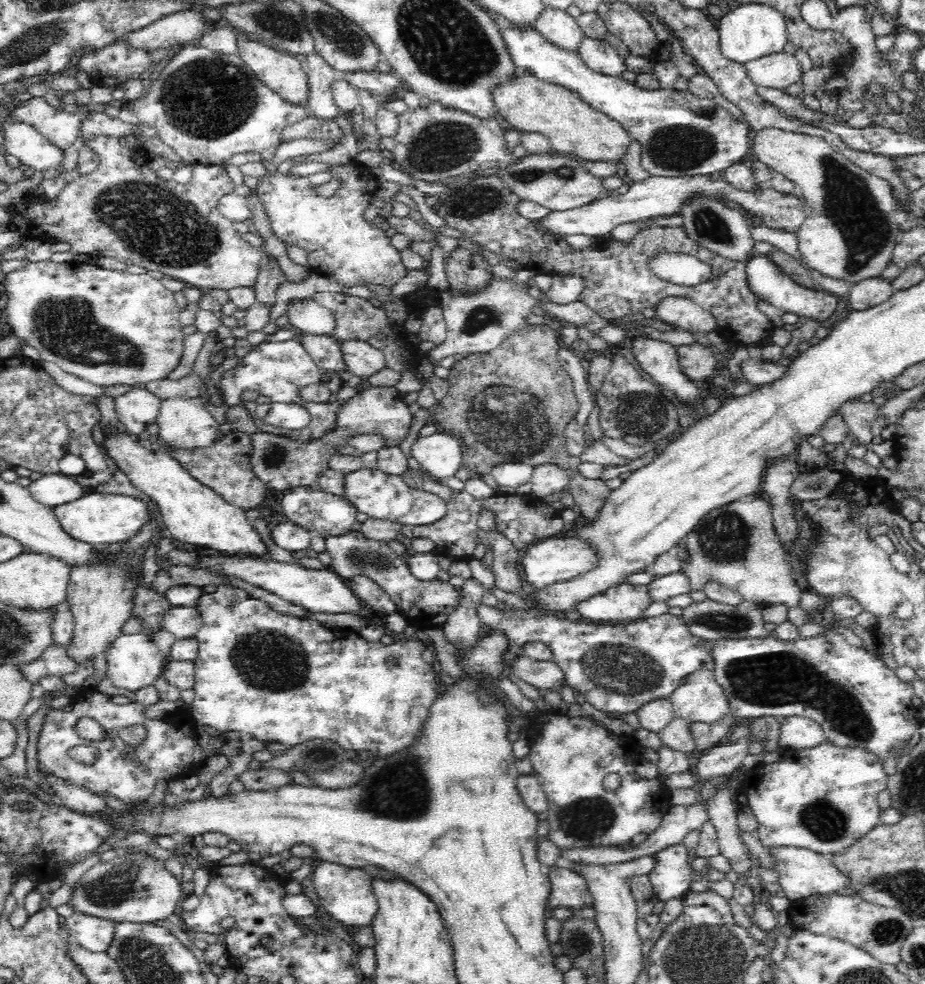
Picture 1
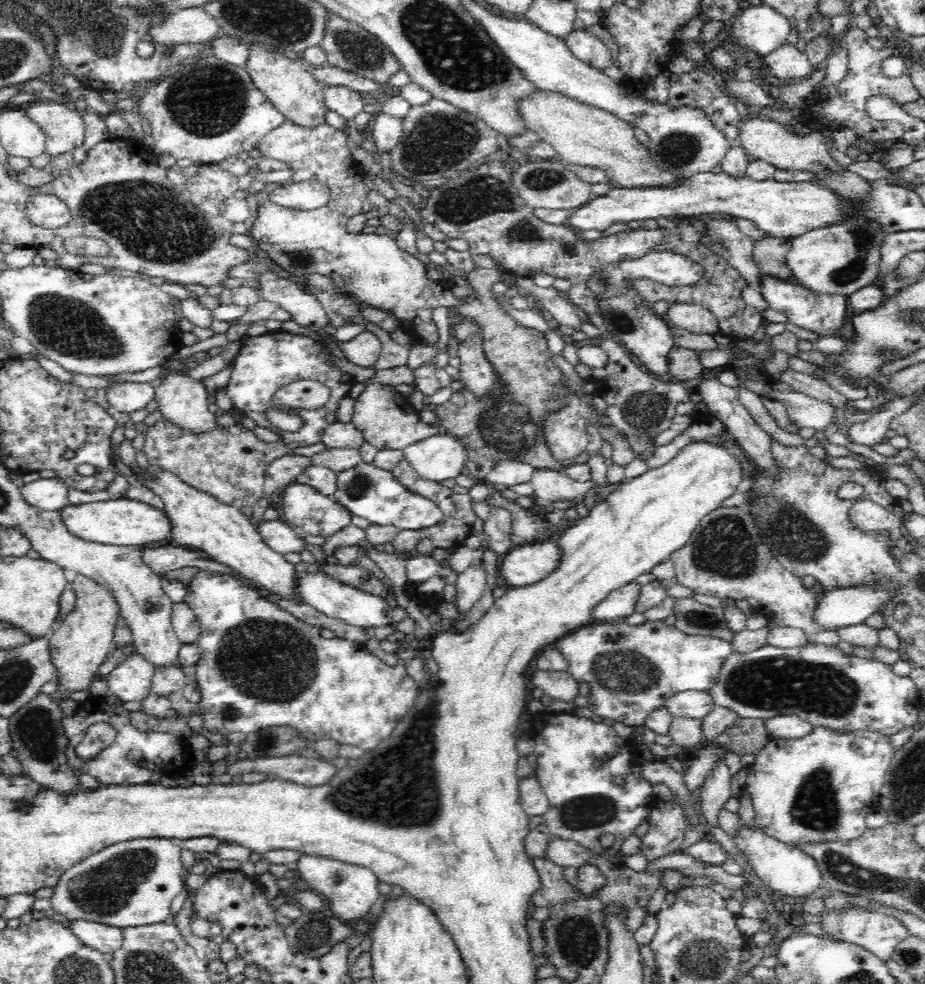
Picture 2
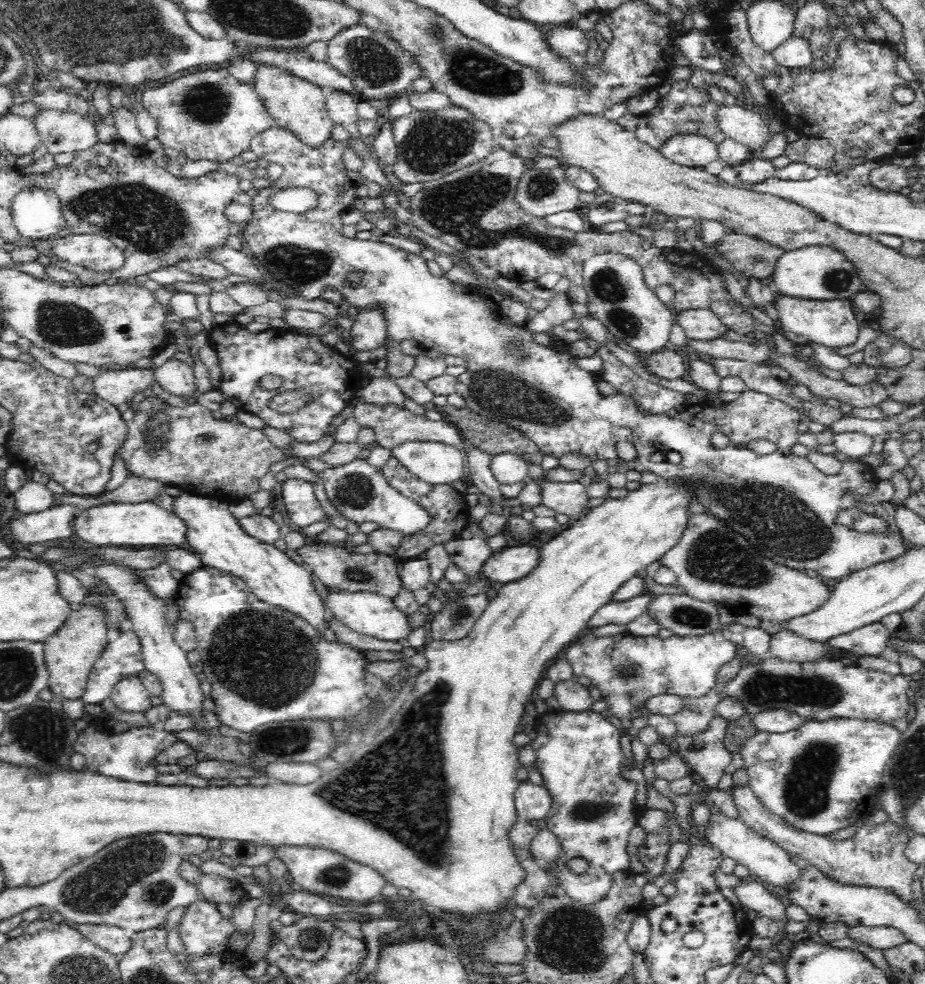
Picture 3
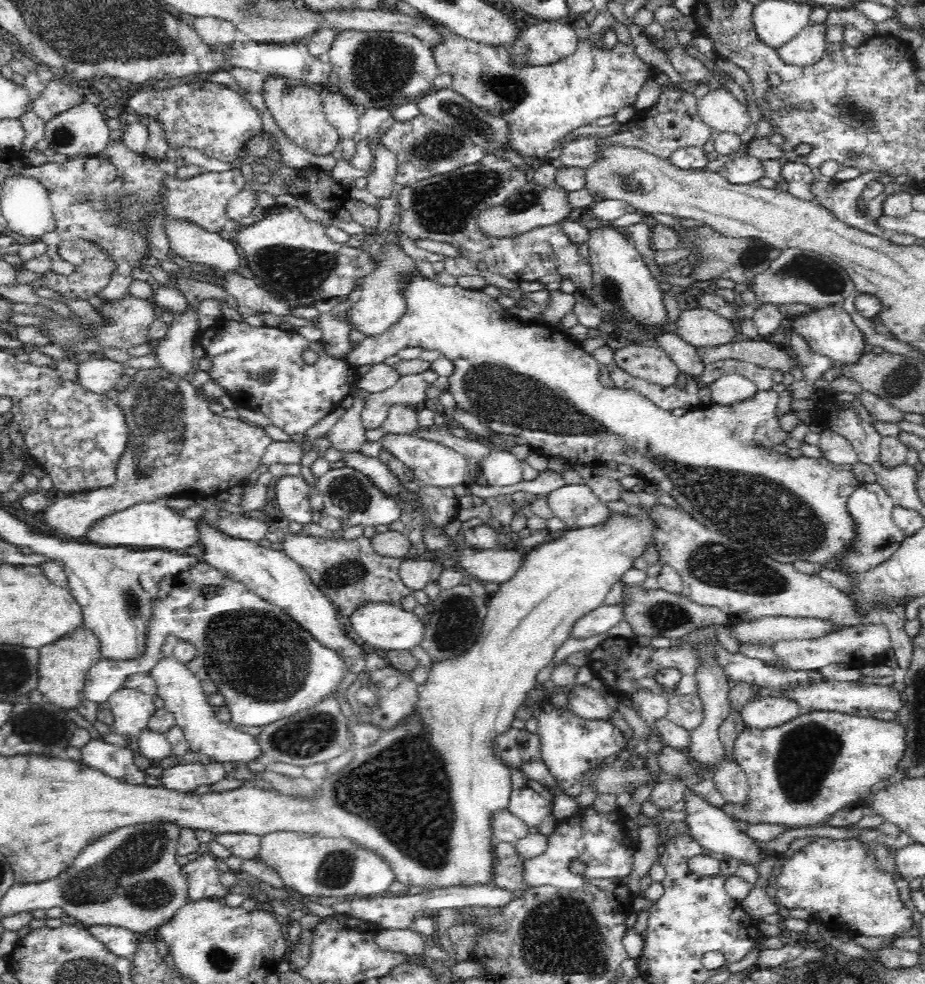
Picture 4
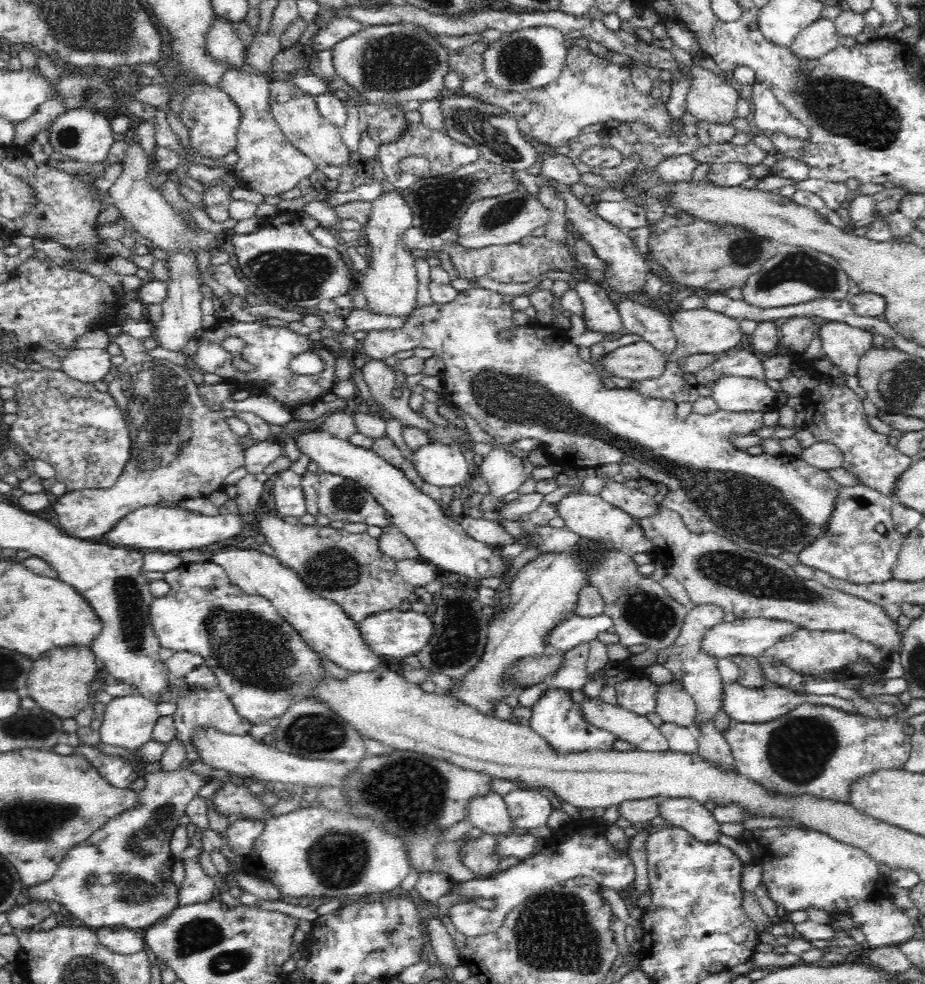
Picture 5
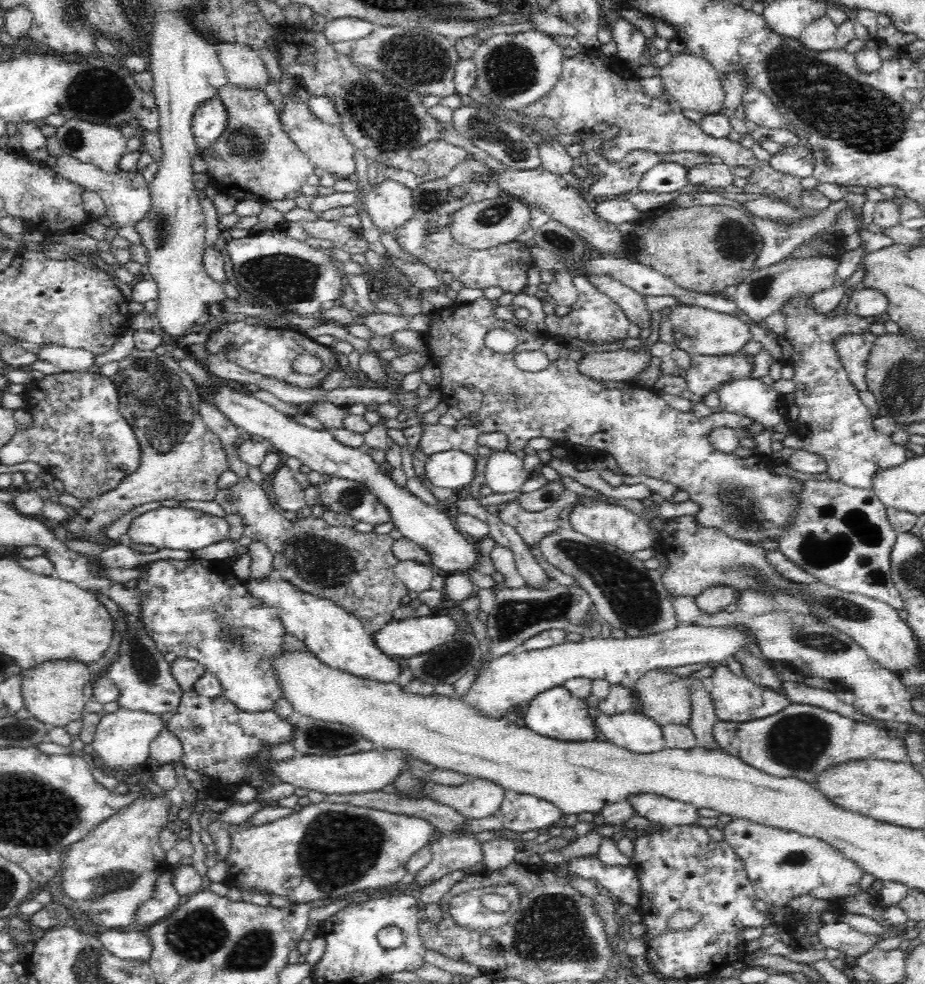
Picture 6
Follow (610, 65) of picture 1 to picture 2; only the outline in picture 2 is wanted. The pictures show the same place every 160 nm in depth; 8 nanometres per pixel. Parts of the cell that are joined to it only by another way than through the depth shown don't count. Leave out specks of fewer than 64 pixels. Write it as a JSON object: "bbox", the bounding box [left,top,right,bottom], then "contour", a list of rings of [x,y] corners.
{"bbox":[562,29,612,70],"contour":[[[574,29],[562,38],[563,45],[578,60],[594,68],[604,70],[612,64],[612,52],[607,44],[584,29]]]}

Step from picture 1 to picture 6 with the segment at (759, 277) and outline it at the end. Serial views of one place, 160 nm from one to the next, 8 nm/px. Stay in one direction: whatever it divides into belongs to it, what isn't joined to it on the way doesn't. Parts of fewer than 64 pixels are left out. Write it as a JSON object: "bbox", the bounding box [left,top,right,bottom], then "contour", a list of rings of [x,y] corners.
{"bbox":[837,332,877,392],"contour":[[[868,332],[863,336],[858,334],[847,334],[837,340],[837,350],[839,350],[840,361],[849,373],[850,380],[857,391],[866,392],[866,370],[868,370],[868,358],[870,357],[874,342],[877,336]]]}

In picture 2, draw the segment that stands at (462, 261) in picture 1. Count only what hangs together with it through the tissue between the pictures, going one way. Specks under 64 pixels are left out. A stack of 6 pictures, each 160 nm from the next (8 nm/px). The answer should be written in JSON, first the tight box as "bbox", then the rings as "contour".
{"bbox":[432,267,565,480],"contour":[[[477,267],[474,273],[466,274],[466,279],[474,289],[475,298],[465,298],[464,304],[458,306],[456,310],[480,327],[485,355],[504,379],[504,385],[506,385],[504,394],[498,392],[498,396],[494,396],[494,398],[474,398],[463,388],[453,393],[445,403],[432,407],[438,416],[437,423],[443,431],[457,438],[466,447],[468,458],[465,462],[464,472],[472,478],[481,480],[484,480],[494,463],[502,459],[519,460],[531,464],[535,469],[560,471],[564,468],[561,461],[557,461],[549,452],[544,437],[541,436],[541,426],[539,426],[541,418],[548,411],[559,409],[565,403],[565,398],[563,398],[565,390],[559,380],[562,371],[553,360],[553,355],[547,346],[546,334],[536,329],[524,327],[498,305],[497,299],[494,299],[493,284],[498,284],[500,278],[499,270],[480,267]]]}

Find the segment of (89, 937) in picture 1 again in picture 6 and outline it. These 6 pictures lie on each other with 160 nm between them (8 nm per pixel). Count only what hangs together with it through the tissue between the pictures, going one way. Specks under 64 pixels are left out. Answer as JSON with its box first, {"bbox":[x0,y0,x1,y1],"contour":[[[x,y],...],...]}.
{"bbox":[98,929,152,963],"contour":[[[145,929],[136,932],[118,932],[106,930],[106,934],[98,936],[102,944],[118,958],[124,960],[145,961],[149,963],[152,956],[152,941]]]}

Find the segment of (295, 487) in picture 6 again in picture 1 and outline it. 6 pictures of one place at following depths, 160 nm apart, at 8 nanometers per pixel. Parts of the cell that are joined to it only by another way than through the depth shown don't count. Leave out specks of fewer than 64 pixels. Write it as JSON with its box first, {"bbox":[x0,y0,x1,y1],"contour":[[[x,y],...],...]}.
{"bbox":[283,486,357,536],"contour":[[[296,486],[284,491],[283,514],[290,522],[305,528],[312,535],[342,536],[351,531],[356,520],[357,508],[346,497],[324,493],[315,486]]]}

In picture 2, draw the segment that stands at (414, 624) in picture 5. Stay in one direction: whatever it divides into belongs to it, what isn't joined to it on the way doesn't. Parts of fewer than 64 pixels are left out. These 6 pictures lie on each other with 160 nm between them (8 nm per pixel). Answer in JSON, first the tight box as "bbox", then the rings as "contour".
{"bbox":[298,571,394,628],"contour":[[[320,571],[316,574],[305,573],[298,576],[298,593],[302,595],[304,603],[318,609],[330,618],[343,620],[350,626],[362,628],[384,628],[394,624],[394,604],[386,595],[375,595],[368,591],[358,590],[346,586],[337,580],[332,580]]]}

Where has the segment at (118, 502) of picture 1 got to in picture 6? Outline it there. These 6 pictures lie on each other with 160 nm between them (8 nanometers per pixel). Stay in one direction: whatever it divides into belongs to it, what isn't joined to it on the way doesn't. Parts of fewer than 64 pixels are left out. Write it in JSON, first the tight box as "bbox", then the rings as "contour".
{"bbox":[126,506,229,552],"contour":[[[161,506],[133,518],[126,534],[134,543],[152,545],[160,549],[173,548],[193,552],[209,544],[228,539],[228,532],[229,526],[224,517],[213,516],[184,506],[176,508]]]}

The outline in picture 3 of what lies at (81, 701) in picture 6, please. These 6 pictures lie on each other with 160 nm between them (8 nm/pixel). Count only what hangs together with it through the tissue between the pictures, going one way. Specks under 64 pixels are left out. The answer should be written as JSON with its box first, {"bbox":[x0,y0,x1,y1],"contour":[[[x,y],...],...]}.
{"bbox":[43,606,110,699],"contour":[[[93,606],[73,609],[64,626],[43,642],[43,653],[48,678],[48,688],[55,699],[80,699],[87,688],[89,670],[100,658],[110,641],[101,610]]]}

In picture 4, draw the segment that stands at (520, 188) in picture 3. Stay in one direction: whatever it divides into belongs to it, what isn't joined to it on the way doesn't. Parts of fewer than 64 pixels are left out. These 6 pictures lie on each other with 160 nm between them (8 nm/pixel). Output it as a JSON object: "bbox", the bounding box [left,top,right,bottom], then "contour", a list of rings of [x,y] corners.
{"bbox":[476,180,571,239],"contour":[[[530,180],[520,190],[511,194],[510,198],[500,206],[484,208],[480,212],[480,216],[476,218],[476,227],[484,237],[514,239],[541,227],[568,220],[571,210],[567,193],[562,187],[556,186],[556,188],[544,190]]]}

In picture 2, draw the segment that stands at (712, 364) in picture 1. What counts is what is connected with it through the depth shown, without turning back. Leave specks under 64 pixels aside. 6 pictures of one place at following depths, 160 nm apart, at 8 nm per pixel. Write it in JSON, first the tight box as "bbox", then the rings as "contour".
{"bbox":[667,346,705,382],"contour":[[[674,346],[668,352],[667,372],[673,380],[682,382],[700,378],[702,372],[705,372],[705,368],[698,359],[698,352]]]}

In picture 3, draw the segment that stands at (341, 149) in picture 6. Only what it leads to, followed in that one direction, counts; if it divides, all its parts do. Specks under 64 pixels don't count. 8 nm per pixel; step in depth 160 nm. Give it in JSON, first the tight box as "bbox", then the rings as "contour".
{"bbox":[253,66,335,148],"contour":[[[258,66],[253,88],[276,119],[277,126],[292,133],[302,144],[309,148],[320,148],[331,137],[335,124],[325,109],[327,91],[321,86],[301,80],[279,68]]]}

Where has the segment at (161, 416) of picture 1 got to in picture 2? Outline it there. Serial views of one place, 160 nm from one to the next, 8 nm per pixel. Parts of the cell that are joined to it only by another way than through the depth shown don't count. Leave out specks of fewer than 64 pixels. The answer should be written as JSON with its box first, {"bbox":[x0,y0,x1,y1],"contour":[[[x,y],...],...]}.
{"bbox":[155,368,218,431],"contour":[[[186,368],[174,369],[165,372],[160,379],[160,384],[155,386],[155,399],[158,402],[160,412],[166,419],[176,423],[180,427],[192,429],[192,431],[205,431],[218,426],[216,414],[211,413],[208,408],[210,401],[208,393],[202,382],[194,379]]]}

